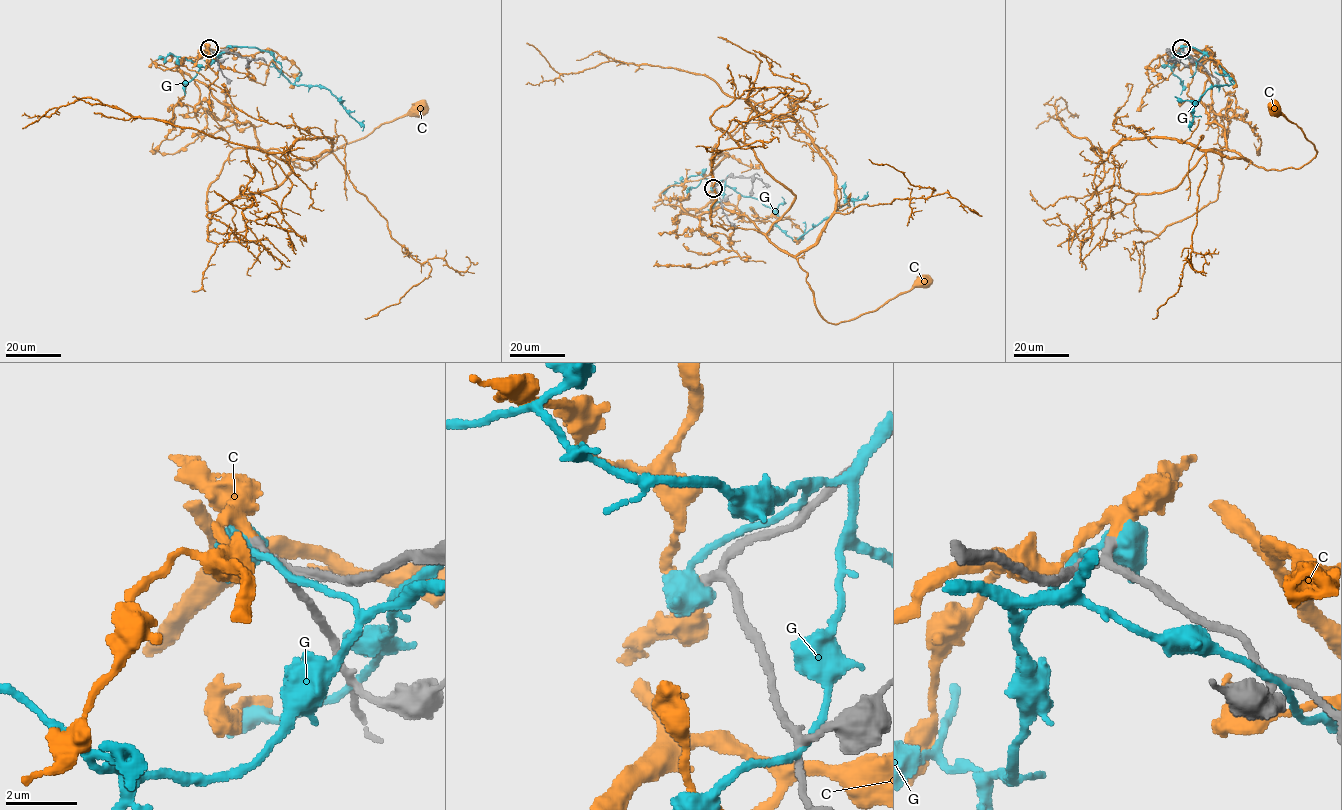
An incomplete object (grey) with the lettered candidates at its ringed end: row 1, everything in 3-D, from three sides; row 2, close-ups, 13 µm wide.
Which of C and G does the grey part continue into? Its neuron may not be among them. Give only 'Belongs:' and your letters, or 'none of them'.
Belongs: C

